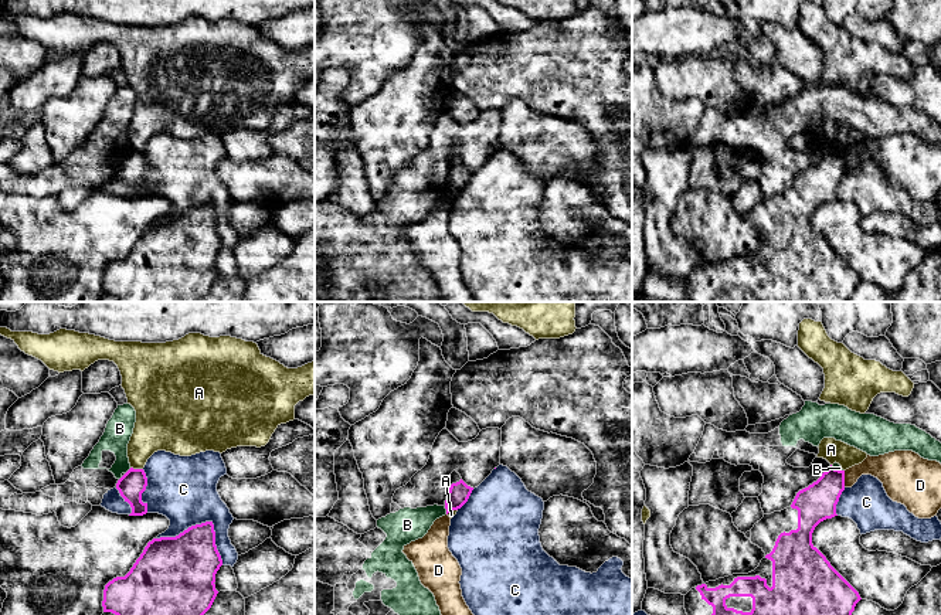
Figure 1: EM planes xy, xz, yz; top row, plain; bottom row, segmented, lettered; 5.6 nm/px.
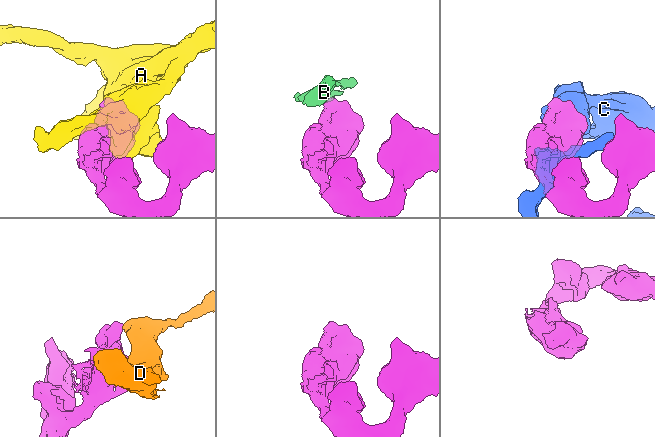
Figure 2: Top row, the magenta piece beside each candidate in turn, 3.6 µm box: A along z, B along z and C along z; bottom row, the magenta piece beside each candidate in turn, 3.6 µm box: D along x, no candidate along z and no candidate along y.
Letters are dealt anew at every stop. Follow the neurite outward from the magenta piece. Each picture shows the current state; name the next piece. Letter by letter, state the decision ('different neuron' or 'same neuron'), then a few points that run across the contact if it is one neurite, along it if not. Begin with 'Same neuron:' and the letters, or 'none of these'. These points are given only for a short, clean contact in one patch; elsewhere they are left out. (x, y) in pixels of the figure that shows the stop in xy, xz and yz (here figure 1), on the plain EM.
Same neuron: none of these
A: different neuron
B: different neuron | xz (444, 189), (447, 196)
C: different neuron
D: different neuron | yz (843, 153), (845, 169)

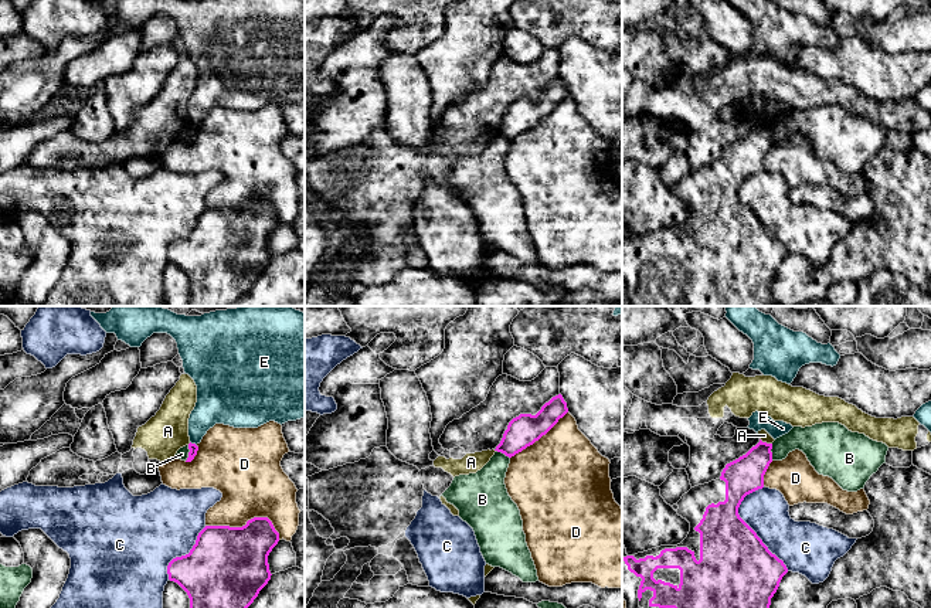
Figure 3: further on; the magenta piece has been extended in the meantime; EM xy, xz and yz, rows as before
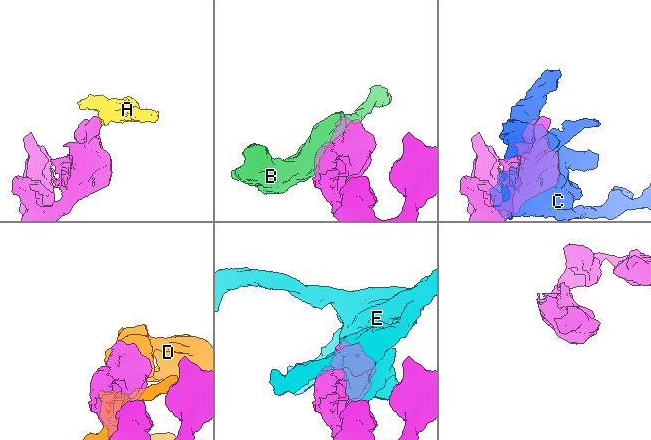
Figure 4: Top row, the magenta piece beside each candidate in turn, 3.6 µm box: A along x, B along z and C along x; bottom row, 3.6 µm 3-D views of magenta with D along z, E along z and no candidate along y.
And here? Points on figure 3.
Same neuron: none of these
A: different neuron | yz (760, 121), (771, 126)
B: different neuron | yz (772, 126), (771, 142)
C: different neuron
D: different neuron
E: different neuron

